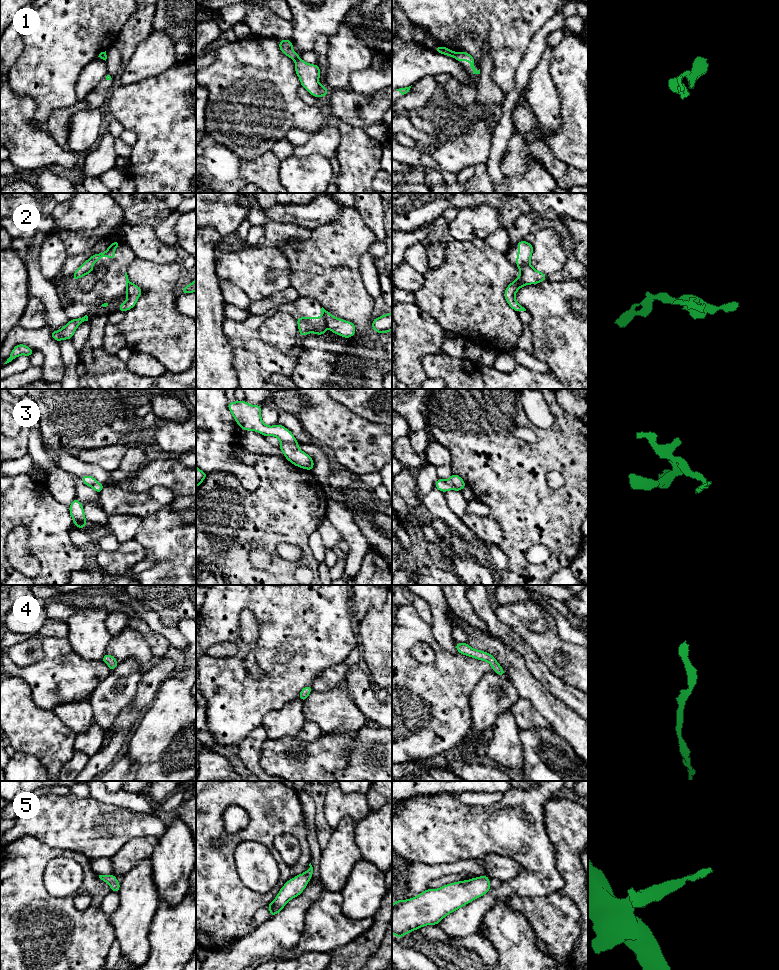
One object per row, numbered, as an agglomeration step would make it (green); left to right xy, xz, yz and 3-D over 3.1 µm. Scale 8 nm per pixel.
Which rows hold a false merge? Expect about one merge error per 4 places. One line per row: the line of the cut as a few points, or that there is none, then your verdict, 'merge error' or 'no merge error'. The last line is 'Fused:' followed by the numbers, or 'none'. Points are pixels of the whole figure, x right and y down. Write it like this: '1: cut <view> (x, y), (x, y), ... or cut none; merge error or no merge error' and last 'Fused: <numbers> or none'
1: cut xz (299, 58), (295, 61); merge error
2: cut xz (323, 309), (325, 324), (328, 327); merge error
3: cut none; no merge error
4: cut none; no merge error
5: cut none; no merge error
Fused: 1, 2

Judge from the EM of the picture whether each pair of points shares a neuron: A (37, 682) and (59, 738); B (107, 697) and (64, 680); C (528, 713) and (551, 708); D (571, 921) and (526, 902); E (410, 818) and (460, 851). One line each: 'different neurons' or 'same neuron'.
A: different neurons
B: different neurons
C: different neurons
D: same neuron
E: same neuron

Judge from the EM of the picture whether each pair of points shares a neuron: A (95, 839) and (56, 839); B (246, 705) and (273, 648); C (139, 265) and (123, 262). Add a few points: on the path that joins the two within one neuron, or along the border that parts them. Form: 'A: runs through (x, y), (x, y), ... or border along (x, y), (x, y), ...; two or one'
A: runs through (85, 839), (66, 839); one
B: runs through (260, 691), (273, 678), (273, 662); one
C: border along (135, 256), (126, 270), (129, 281); two

